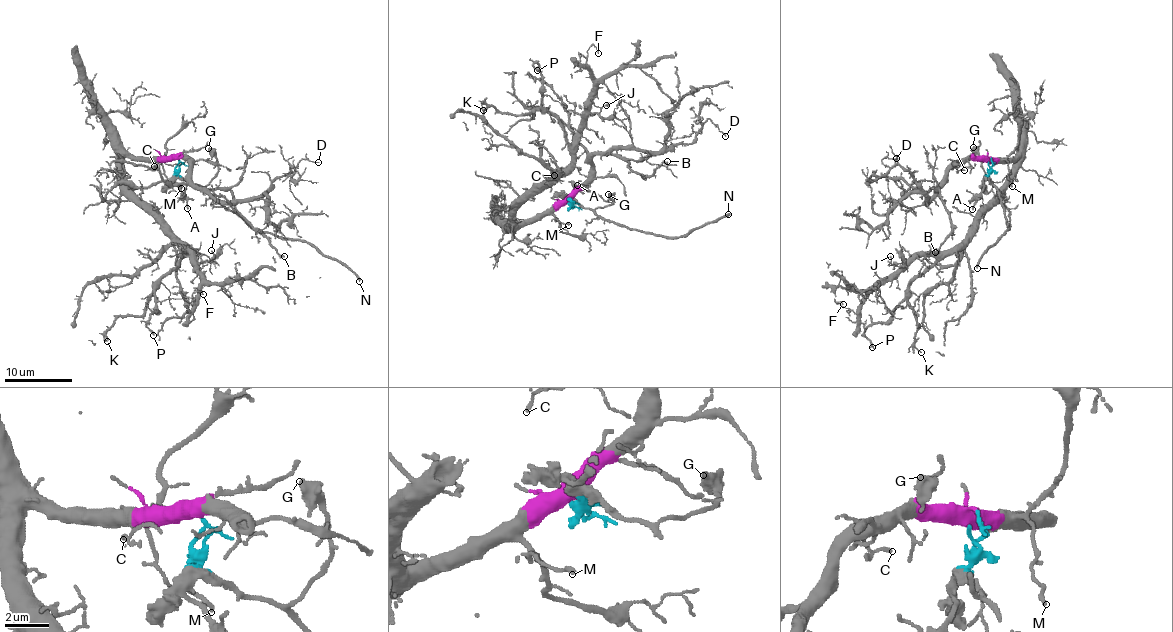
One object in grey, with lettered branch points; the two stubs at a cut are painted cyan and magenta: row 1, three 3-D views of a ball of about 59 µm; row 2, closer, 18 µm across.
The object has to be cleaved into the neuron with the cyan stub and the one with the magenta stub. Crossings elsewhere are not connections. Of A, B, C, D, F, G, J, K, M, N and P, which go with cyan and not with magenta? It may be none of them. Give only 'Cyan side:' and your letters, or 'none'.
Cyan side: A, G, N

